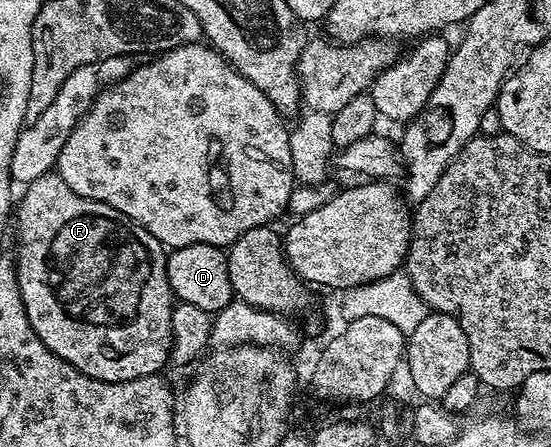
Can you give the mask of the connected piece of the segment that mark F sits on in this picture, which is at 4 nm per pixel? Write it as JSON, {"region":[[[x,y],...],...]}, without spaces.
{"region":[[[56,171],[40,175],[24,191],[22,202],[16,205],[16,268],[32,331],[40,335],[48,351],[92,379],[120,383],[161,374],[170,361],[172,311],[176,304],[166,274],[167,250],[143,225],[116,211],[116,207],[76,195]]]}

